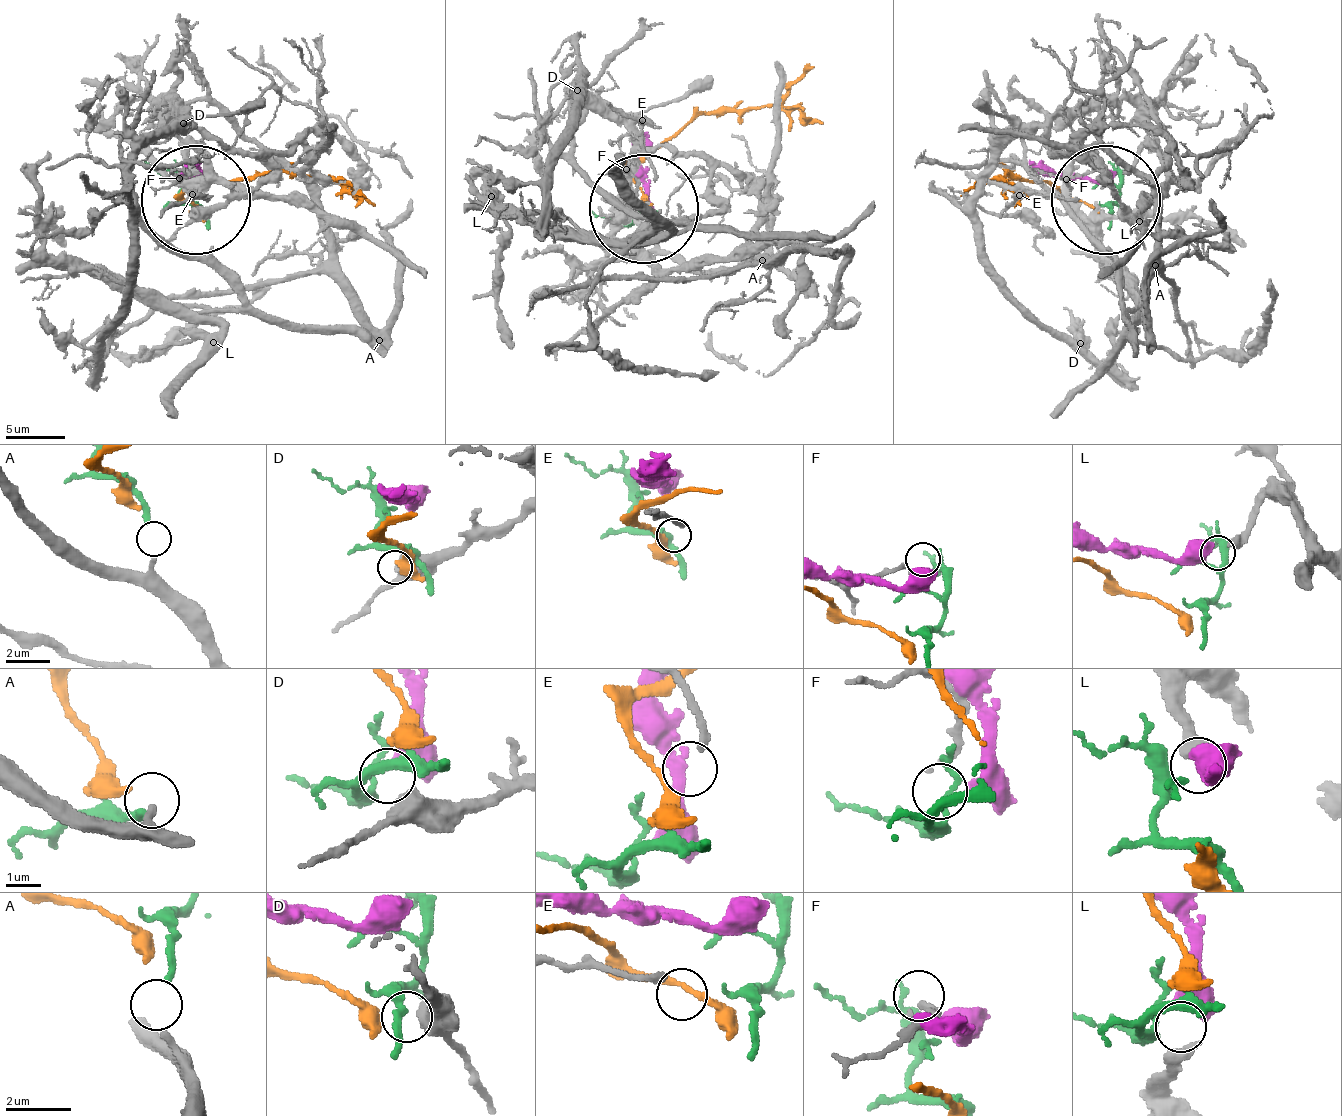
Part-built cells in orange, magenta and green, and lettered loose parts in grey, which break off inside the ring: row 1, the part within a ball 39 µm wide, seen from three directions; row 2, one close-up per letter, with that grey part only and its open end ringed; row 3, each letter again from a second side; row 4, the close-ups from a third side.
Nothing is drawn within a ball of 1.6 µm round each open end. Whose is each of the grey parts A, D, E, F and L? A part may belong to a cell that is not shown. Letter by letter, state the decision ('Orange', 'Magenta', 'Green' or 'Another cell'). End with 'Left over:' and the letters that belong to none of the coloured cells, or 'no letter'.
A: Green
D: Another cell
E: Orange
F: Another cell
L: Magenta
Left over: D, F

